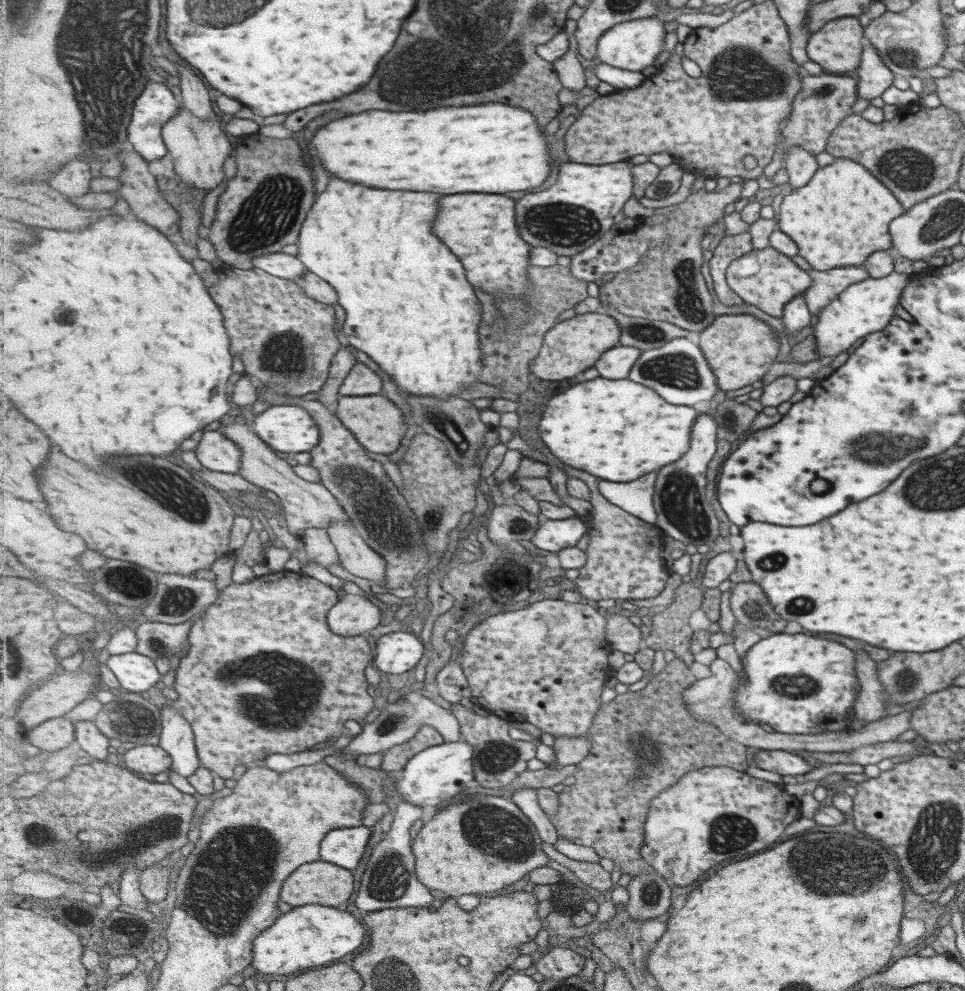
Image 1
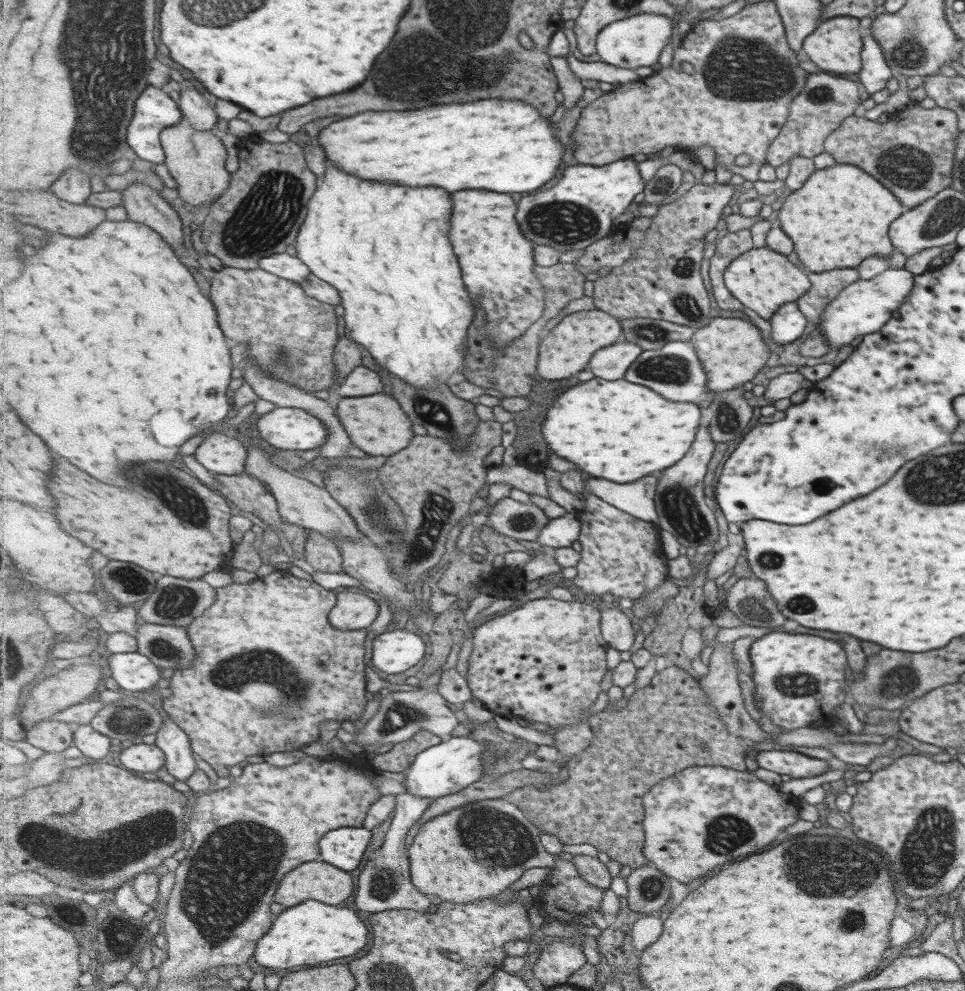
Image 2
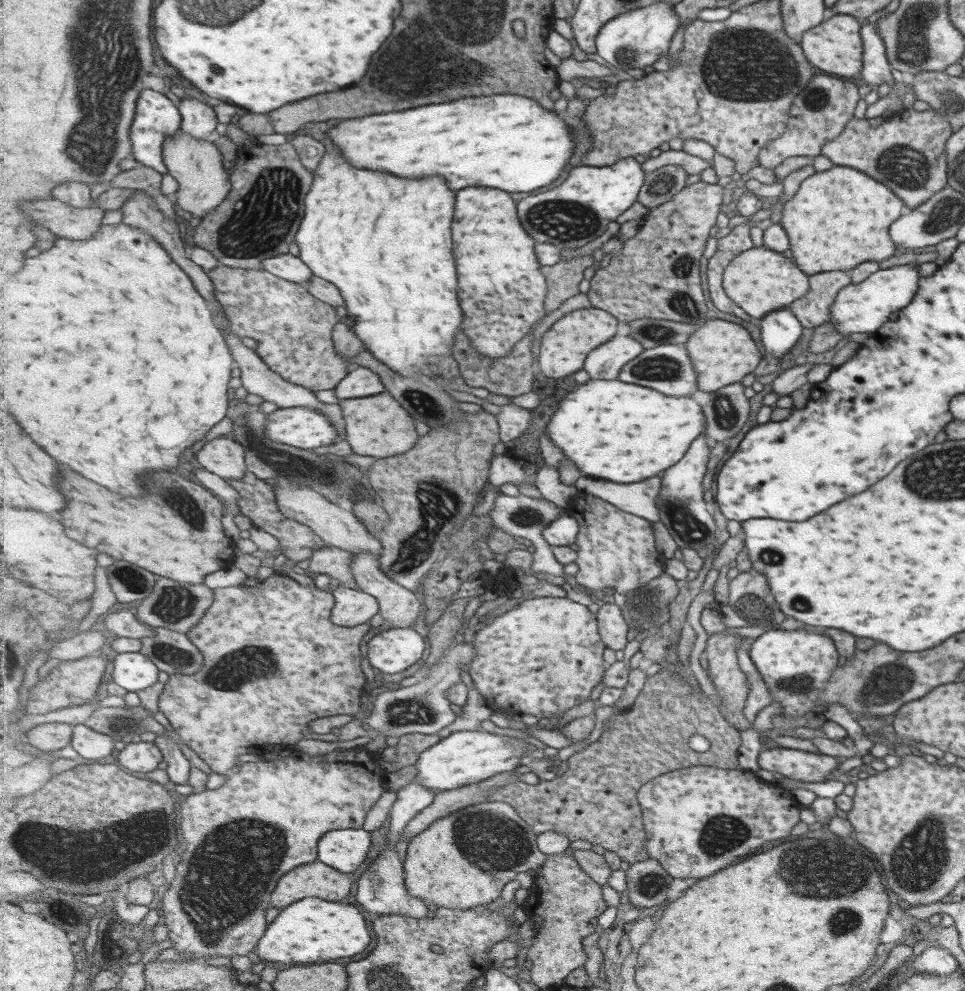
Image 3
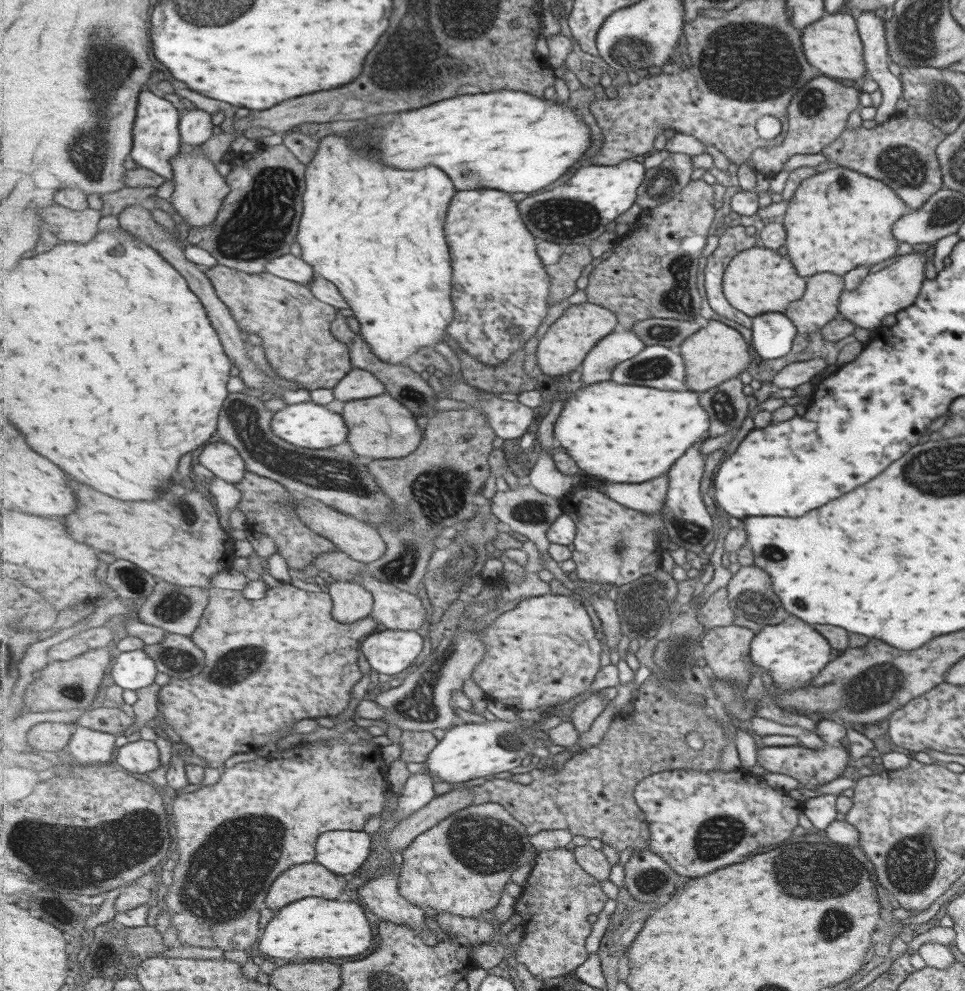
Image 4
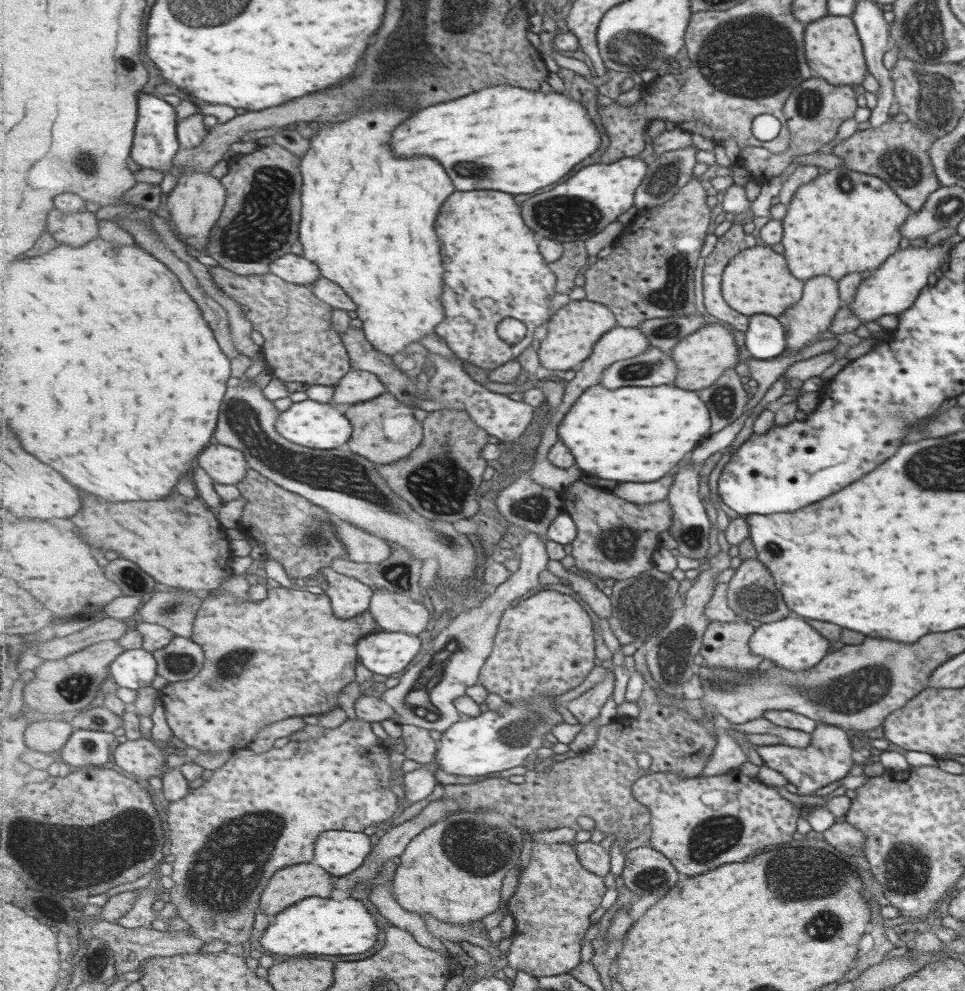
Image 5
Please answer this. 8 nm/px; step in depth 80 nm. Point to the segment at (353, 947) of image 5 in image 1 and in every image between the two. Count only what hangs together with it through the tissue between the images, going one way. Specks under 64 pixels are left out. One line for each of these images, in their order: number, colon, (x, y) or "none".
1: (307, 937)
2: (309, 934)
3: (313, 930)
4: (312, 928)

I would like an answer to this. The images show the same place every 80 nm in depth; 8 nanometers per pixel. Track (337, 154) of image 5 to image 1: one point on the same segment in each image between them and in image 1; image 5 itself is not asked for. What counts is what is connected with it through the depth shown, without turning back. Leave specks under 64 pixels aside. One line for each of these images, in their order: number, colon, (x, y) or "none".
1: (409, 305)
2: (383, 247)
3: (385, 242)
4: (379, 235)

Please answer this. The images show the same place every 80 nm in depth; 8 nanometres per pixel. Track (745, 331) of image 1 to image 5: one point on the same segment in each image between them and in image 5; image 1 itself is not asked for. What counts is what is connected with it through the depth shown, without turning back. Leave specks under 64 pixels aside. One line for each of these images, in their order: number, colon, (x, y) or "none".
2: (731, 351)
3: (721, 353)
4: (712, 355)
5: (701, 357)

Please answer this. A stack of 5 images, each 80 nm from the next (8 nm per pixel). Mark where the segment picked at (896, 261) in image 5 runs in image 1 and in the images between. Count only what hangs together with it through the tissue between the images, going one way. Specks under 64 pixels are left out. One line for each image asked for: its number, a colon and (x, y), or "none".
1: (866, 307)
2: (864, 307)
3: (864, 307)
4: (894, 288)

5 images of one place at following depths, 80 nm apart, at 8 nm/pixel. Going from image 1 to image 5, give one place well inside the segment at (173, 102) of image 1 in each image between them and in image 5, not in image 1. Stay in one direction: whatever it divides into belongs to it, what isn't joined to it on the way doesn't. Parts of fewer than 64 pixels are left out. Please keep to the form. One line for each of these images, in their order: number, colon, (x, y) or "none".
2: (155, 110)
3: (157, 118)
4: (157, 136)
5: (156, 143)

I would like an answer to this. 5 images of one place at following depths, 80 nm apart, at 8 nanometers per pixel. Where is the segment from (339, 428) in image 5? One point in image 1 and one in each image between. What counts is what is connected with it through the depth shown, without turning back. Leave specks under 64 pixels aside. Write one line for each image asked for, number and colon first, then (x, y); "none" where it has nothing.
1: (288, 429)
2: (288, 428)
3: (306, 428)
4: (312, 426)

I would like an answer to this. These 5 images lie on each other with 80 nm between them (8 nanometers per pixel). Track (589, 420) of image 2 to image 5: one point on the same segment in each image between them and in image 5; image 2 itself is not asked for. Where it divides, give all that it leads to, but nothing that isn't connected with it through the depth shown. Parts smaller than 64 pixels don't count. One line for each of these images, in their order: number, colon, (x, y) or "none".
3: (624, 432)
4: (623, 433)
5: (633, 434)

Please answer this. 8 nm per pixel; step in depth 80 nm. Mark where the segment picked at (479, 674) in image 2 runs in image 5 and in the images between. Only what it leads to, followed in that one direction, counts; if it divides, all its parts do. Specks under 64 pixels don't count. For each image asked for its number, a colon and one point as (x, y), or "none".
3: (544, 657)
4: (544, 652)
5: (545, 646)

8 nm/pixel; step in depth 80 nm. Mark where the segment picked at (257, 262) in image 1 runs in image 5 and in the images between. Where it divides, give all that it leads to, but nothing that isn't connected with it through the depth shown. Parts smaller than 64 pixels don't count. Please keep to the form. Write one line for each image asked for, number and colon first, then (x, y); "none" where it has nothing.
2: (284, 265)
3: (288, 267)
4: (295, 269)
5: (299, 270)

